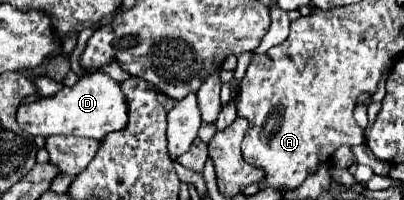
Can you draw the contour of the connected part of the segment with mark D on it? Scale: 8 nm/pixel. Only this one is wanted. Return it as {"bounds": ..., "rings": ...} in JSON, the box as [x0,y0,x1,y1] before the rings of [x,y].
{"bounds":[18,72,128,140],"rings":[[[92,72],[92,76],[82,76],[74,86],[64,86],[52,98],[40,98],[32,104],[22,104],[18,108],[18,124],[24,132],[32,136],[86,136],[102,140],[106,134],[122,130],[128,122],[126,98],[120,84],[114,82],[104,72]]]}

